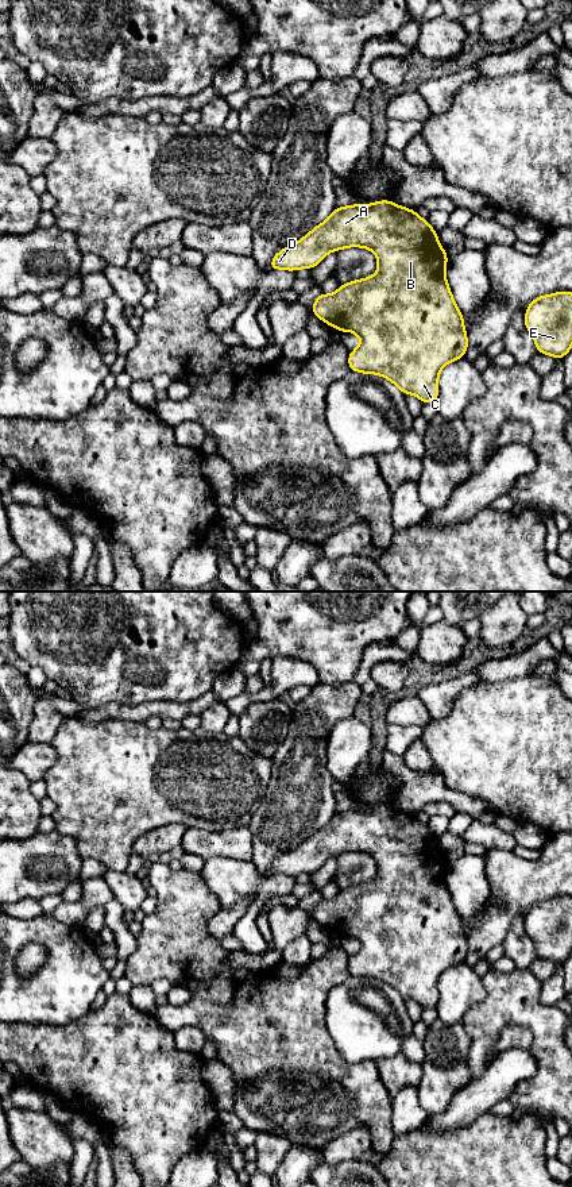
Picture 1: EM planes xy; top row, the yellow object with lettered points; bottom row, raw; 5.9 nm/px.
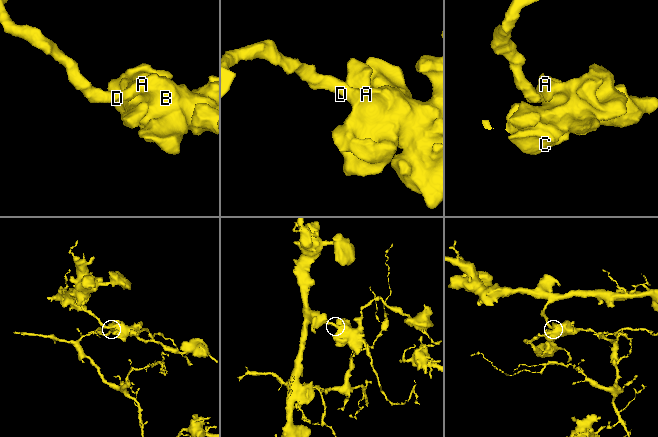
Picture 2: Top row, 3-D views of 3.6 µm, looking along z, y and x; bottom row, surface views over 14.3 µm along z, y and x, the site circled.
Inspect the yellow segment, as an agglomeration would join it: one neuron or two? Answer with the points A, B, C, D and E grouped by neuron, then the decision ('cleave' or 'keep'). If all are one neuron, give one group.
A B C D E; keep

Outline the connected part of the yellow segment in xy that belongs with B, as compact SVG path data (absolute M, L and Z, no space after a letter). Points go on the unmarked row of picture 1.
M390 805L336 812L324 828L277 858L270 875L312 874L328 858L345 852L371 855L378 863L378 878L347 887L332 899L321 898L312 917L335 934L353 937L362 944L348 959L349 976L382 980L403 999L414 999L424 1009L436 1007L441 974L465 961L468 952L464 924L445 883L448 860L437 837L414 814Z

